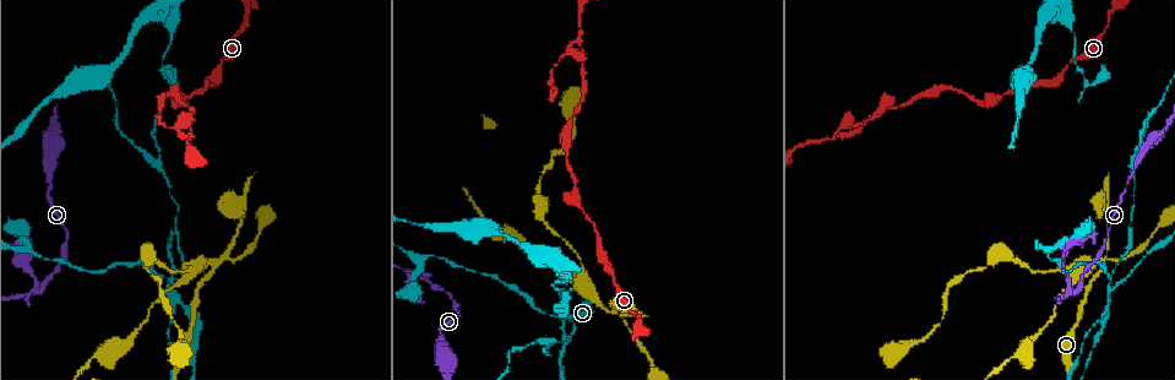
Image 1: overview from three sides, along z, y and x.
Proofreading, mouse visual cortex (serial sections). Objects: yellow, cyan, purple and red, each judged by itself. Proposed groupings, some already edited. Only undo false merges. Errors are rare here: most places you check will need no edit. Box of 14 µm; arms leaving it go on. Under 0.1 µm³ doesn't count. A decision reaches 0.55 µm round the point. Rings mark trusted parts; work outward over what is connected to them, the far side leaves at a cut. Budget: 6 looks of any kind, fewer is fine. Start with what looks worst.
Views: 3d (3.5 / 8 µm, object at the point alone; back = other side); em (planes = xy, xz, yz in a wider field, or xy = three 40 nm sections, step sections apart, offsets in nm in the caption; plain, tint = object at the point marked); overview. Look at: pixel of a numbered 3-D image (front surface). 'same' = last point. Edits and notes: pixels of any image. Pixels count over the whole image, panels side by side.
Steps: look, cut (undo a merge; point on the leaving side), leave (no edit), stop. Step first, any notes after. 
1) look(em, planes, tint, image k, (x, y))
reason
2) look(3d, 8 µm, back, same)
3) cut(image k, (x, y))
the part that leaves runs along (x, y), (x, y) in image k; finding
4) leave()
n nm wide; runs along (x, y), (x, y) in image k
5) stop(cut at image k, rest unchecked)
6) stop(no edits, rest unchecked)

look(3d, 8 µm, image 1, (1110, 280))
a narrow waist

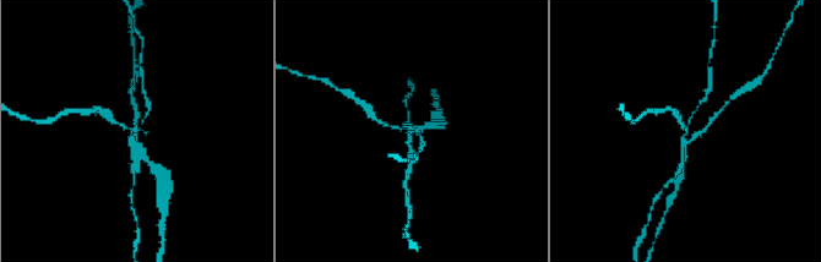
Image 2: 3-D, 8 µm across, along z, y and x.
look(3d, 3.5 µm, image 2, (407, 131))
zoom in

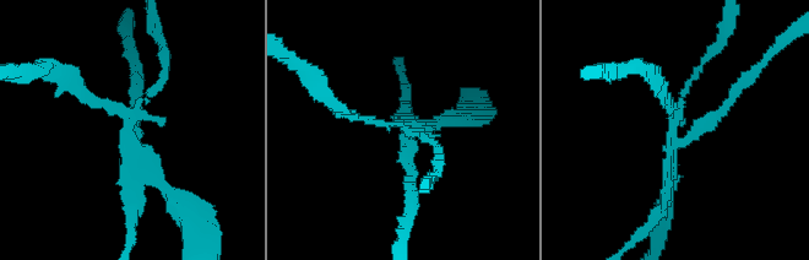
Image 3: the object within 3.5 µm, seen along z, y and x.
look(em, xy, step 3, tint, image 3, (672, 121))

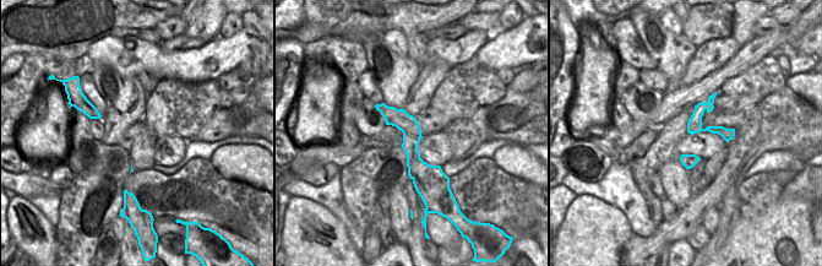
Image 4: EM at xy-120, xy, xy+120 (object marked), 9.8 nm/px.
cut(image 3, (107, 104))
a second cell is stuck on

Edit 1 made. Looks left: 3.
look(overview)
redraw

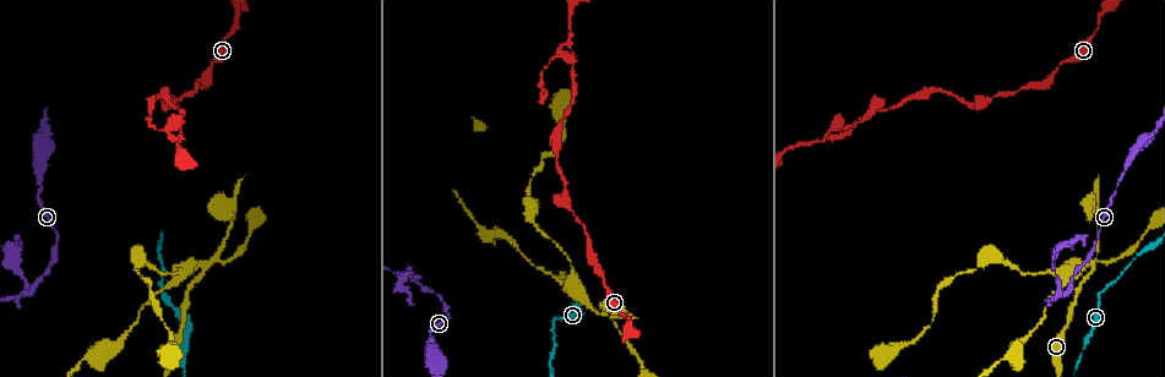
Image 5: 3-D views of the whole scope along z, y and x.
look(3d, 3.5 µm, image 5, (216, 260))
branch point

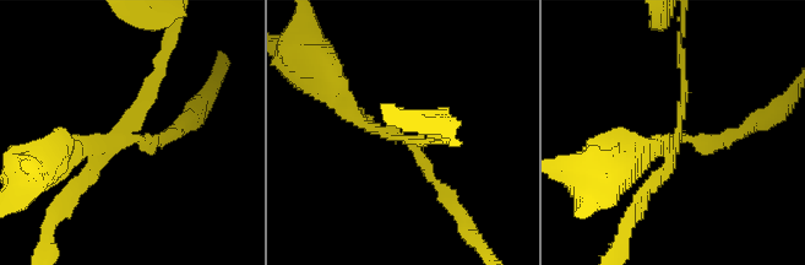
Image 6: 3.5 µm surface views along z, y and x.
look(em, xy, step 2, tint, image 6, (127, 138))
3 arms; arms of 150, 150, 150 nm

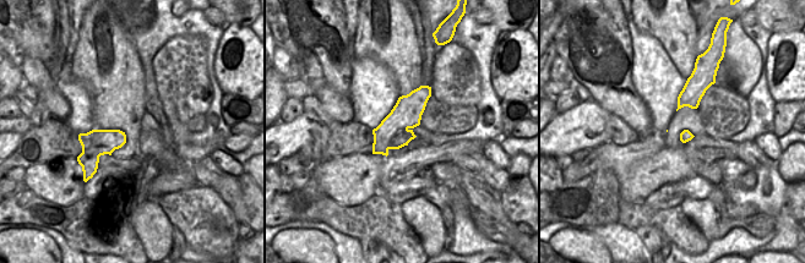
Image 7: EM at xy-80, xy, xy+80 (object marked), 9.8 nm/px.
cut(image 6, (324, 98))
the part that leaves runs along (637, 174), (631, 167), (575, 171) in image 6; a second cell is stuck on

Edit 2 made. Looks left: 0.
stop(cut at image 3, cut at image 6, rest unchecked)

